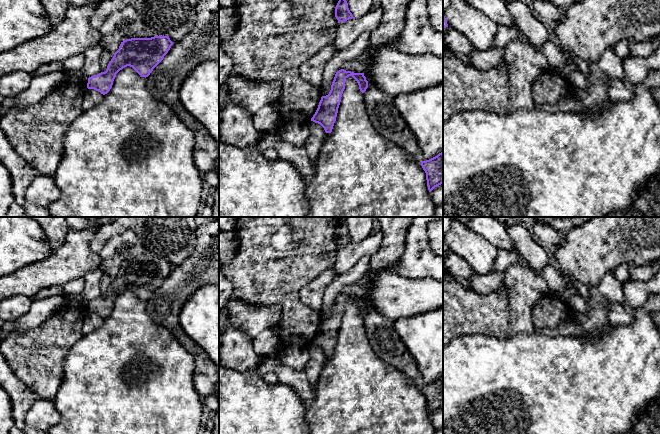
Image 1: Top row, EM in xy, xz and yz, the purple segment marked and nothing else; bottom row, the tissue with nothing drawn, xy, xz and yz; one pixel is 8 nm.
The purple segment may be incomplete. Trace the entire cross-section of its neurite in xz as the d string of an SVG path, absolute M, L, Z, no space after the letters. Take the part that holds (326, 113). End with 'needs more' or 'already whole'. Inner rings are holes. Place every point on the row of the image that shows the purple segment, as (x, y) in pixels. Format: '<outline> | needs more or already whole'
M341 69L336 72L328 95L322 96L318 108L311 121L320 124L326 133L331 133L336 121L341 97L345 89L345 80L352 76L358 83L362 93L368 88L368 81L364 73L354 73Z | already whole

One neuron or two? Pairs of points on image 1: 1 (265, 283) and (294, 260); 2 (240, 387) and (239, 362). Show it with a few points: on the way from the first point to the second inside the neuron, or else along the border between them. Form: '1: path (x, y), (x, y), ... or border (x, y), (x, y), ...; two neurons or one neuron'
1: path (272, 276), (287, 261); one neuron
2: border (229, 368), (235, 368), (240, 371), (257, 371); two neurons

